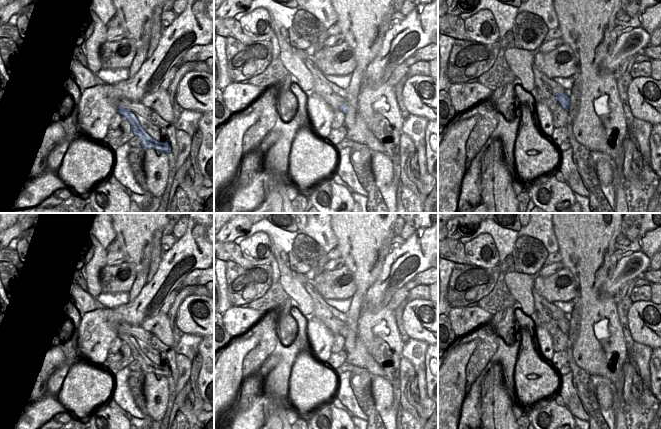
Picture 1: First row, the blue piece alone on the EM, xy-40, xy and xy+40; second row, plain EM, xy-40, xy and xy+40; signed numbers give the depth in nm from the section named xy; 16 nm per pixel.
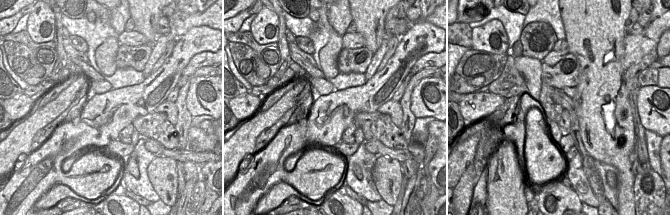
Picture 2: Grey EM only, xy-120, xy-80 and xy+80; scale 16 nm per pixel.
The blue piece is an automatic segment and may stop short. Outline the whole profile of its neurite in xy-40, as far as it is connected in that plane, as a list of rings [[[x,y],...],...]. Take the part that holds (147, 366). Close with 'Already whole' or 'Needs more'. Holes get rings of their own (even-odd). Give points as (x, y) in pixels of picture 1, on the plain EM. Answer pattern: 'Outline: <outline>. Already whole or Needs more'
Outline: [[[119,330],[117,331],[117,337],[129,345],[133,359],[138,360],[141,363],[141,370],[144,373],[154,372],[157,375],[162,375],[166,378],[171,376],[170,367],[159,366],[152,362],[141,350],[137,340],[133,336],[130,336],[129,334]]]. Already whole.

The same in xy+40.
Outline: [[[556,317],[556,322],[560,330],[568,336],[570,321],[565,317]]]. Already whole.

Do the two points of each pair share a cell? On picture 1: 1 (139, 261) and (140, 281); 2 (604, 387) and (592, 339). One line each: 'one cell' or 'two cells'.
1: two cells
2: two cells

